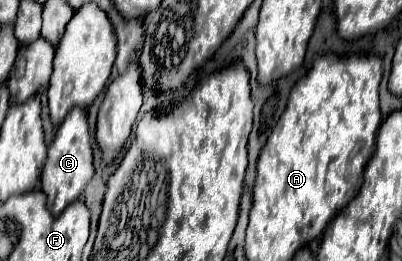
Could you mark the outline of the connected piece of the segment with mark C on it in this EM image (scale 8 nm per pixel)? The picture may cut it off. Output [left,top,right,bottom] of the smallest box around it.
[40,107,94,217]

